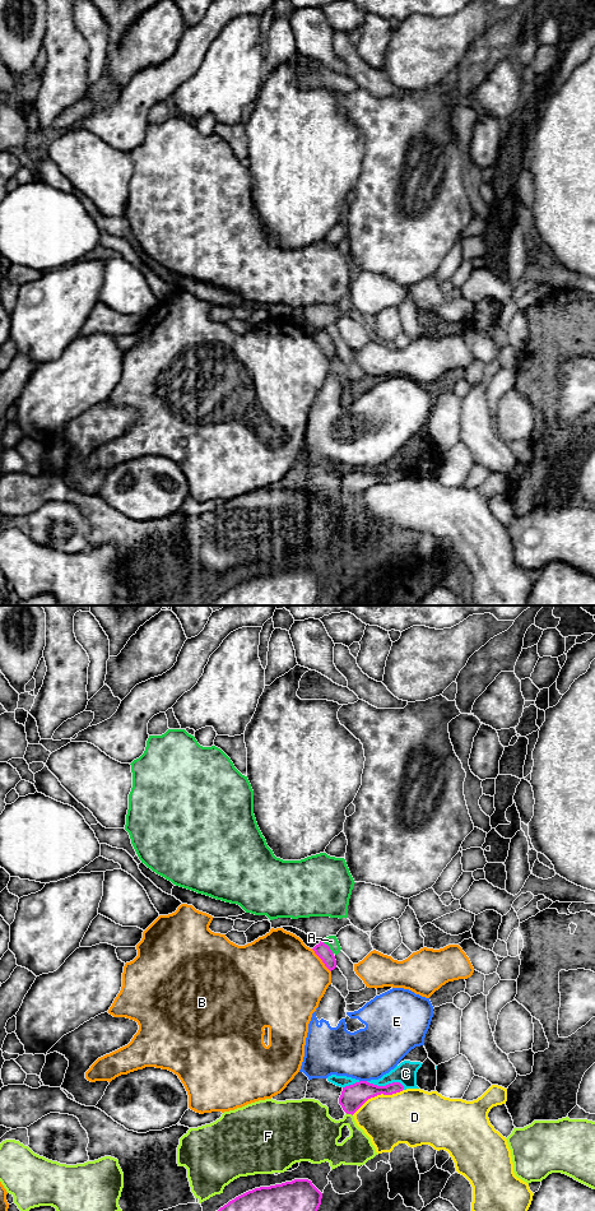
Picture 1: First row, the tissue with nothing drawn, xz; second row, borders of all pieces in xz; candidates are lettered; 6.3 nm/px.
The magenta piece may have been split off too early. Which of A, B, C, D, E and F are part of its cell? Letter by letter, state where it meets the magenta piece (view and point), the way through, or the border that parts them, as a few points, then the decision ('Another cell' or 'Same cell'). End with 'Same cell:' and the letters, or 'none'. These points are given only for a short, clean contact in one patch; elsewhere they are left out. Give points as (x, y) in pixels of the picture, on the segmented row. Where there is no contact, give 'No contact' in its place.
A: Touches magenta at xz (328, 946). Boundary: xz (320, 941), (333, 954). Another cell
B: Touches magenta at xz (321, 959). Another cell
C: Touches magenta at xz (386, 1085). Another cell
D: Touches magenta at xz (377, 1094). Another cell
E: Touches magenta at xz (363, 1081). Another cell
F: Touches magenta at xz (349, 1113). Another cell
Same cell: none

